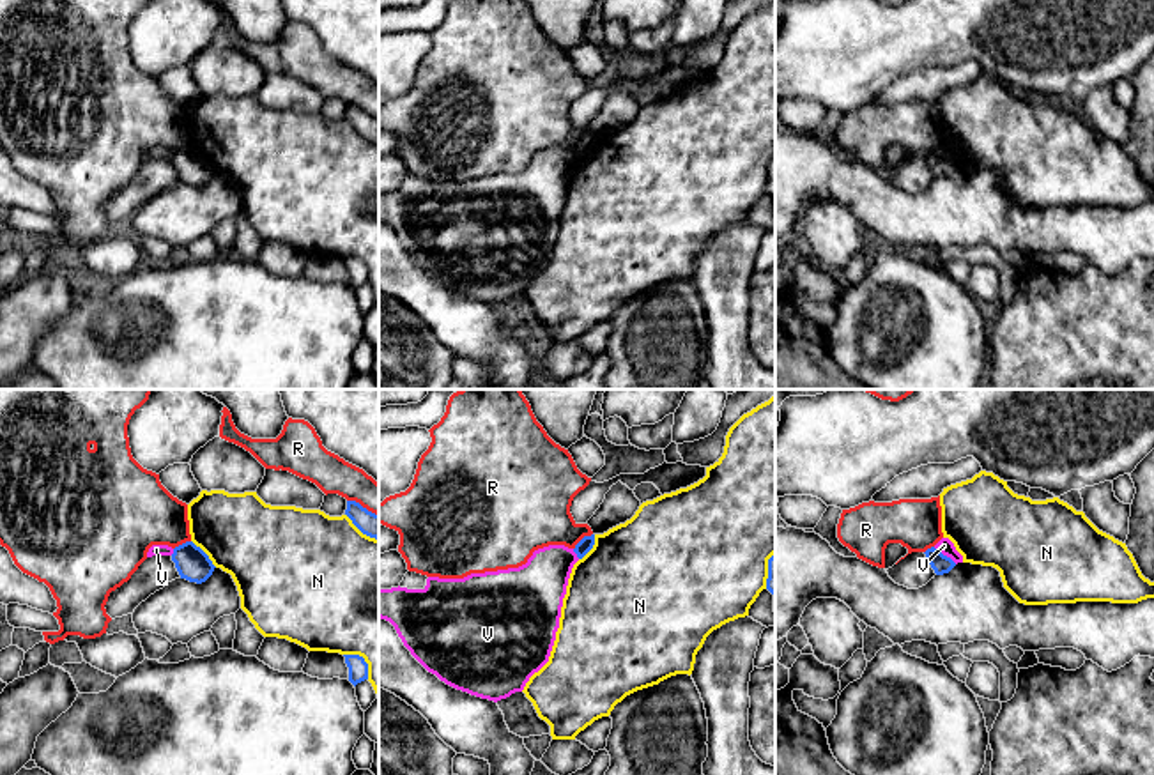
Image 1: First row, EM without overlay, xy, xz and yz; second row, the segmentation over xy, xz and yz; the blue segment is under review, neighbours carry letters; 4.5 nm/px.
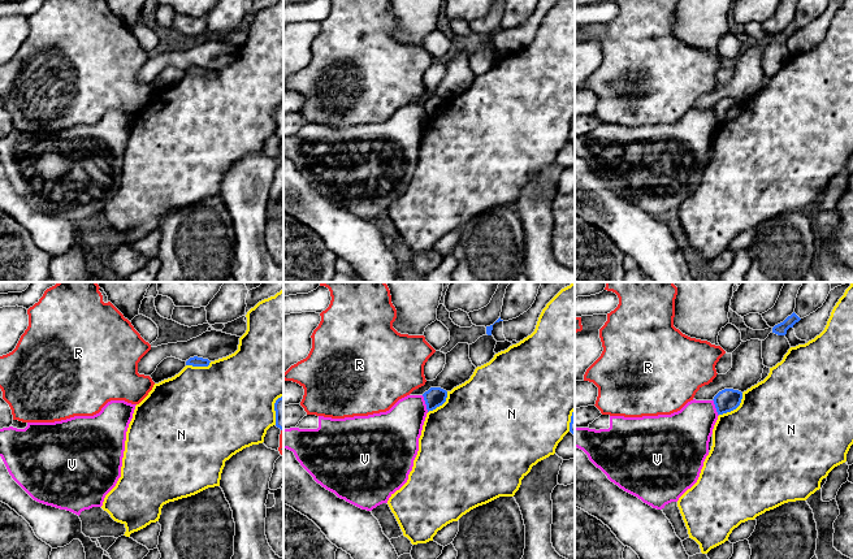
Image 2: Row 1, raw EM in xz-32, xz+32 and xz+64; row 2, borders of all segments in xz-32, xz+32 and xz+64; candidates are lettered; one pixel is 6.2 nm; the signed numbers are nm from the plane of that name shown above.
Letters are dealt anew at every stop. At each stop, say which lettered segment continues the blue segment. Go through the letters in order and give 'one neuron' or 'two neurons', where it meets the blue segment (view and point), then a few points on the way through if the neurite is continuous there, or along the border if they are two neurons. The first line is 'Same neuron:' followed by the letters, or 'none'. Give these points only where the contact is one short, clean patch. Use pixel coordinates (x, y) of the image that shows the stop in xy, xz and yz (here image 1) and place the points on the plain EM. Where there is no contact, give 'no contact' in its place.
Same neuron: none
N: two neurons; contact xy (206, 158)
R: two neurons; contact xz (581, 144)
V: two neurons; contact yz (946, 160); border yz (933, 151), (956, 167)

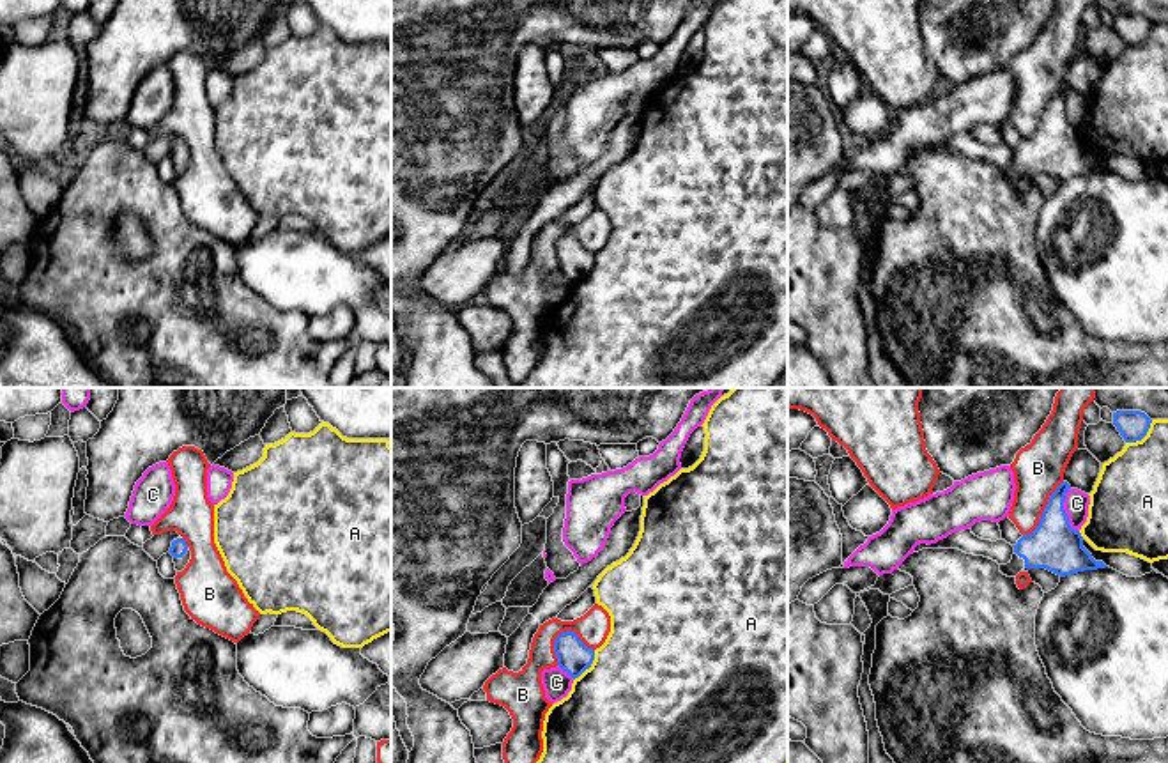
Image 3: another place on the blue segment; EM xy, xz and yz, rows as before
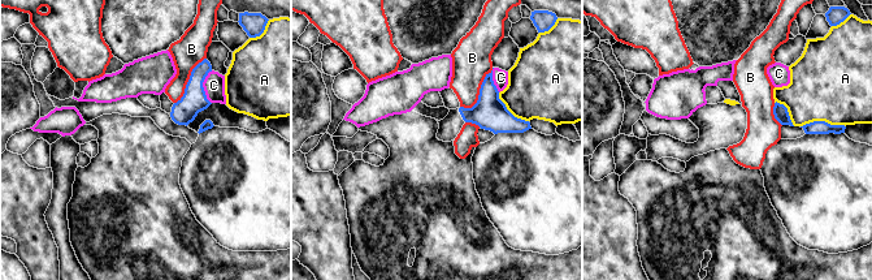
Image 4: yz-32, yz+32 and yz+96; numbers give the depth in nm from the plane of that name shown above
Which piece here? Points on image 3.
Same neuron: none
A: two neurons; contact yz (1142, 41)
B: two neurons; contact xz (574, 236)
C: two neurons; contact yz (1064, 114); border yz (1069, 91), (1064, 101), (1064, 115), (1068, 126), (1078, 135)

